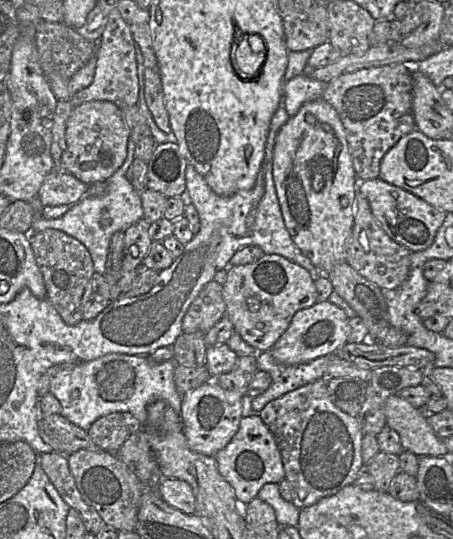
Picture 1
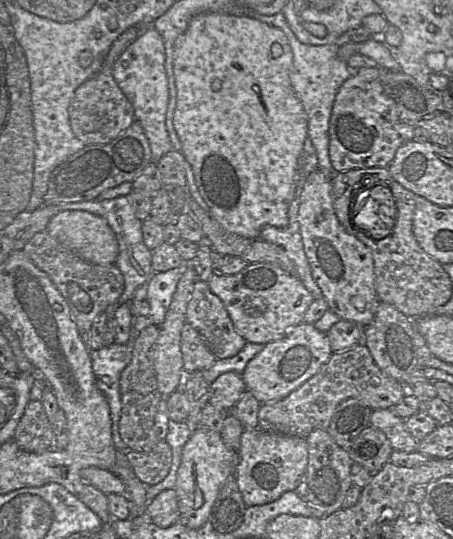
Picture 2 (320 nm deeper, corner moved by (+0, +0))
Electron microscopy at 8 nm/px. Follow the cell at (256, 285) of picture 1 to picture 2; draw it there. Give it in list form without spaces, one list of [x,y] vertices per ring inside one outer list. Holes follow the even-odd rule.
[[[249,263],[234,275],[212,274],[207,282],[223,302],[236,331],[247,341],[267,344],[301,324],[314,300],[298,277],[271,263]]]

